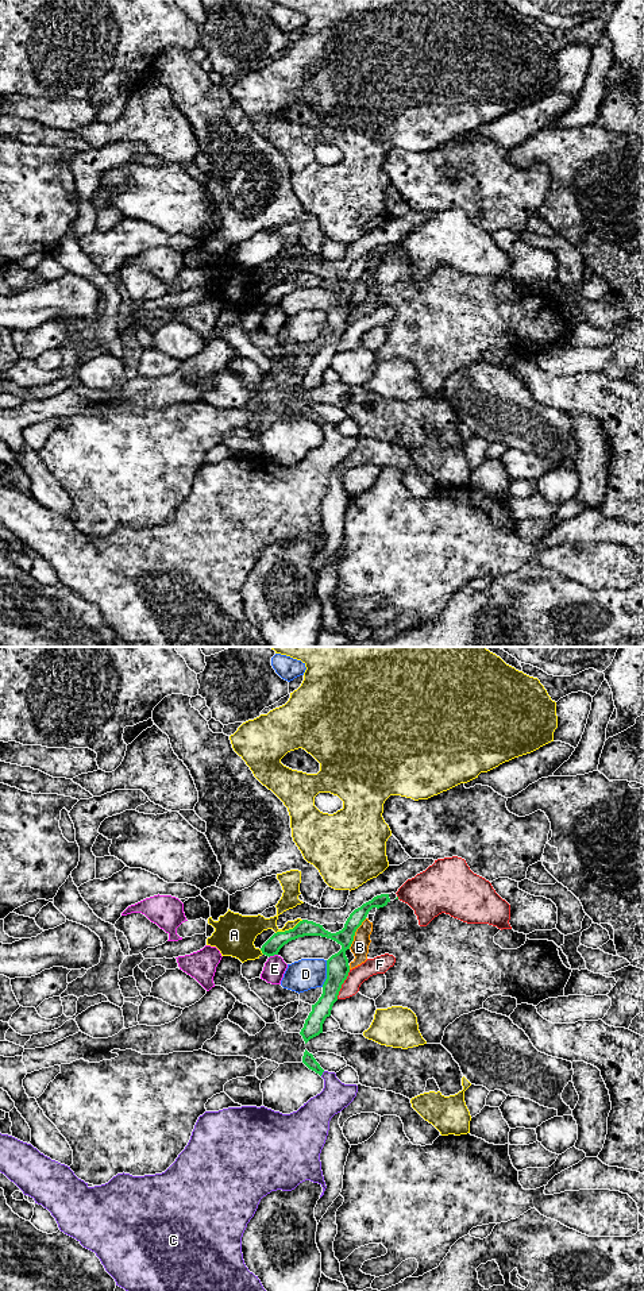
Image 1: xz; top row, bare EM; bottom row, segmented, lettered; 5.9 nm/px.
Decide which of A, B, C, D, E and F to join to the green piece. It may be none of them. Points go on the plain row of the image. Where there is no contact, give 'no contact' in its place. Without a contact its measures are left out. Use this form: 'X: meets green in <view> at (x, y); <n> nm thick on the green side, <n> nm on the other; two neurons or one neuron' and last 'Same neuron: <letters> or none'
A: meets green in xz at (289, 281); 100 nm thick on the green side, 150 nm on the other; two neurons
B: meets green in xz at (354, 285); 140 nm thick on the green side, 110 nm on the other; two neurons
C: meets green in xz at (322, 426); 70 nm thick on the green side, 180 nm on the other; two neurons
D: meets green in xz at (327, 326); 140 nm thick on the green side, 190 nm on the other; two neurons
E: meets green in xz at (273, 307); 100 nm thick on the green side, 130 nm on the other; two neurons
F: meets green in xz at (342, 335); 140 nm thick on the green side, 100 nm on the other; two neurons
Same neuron: none

